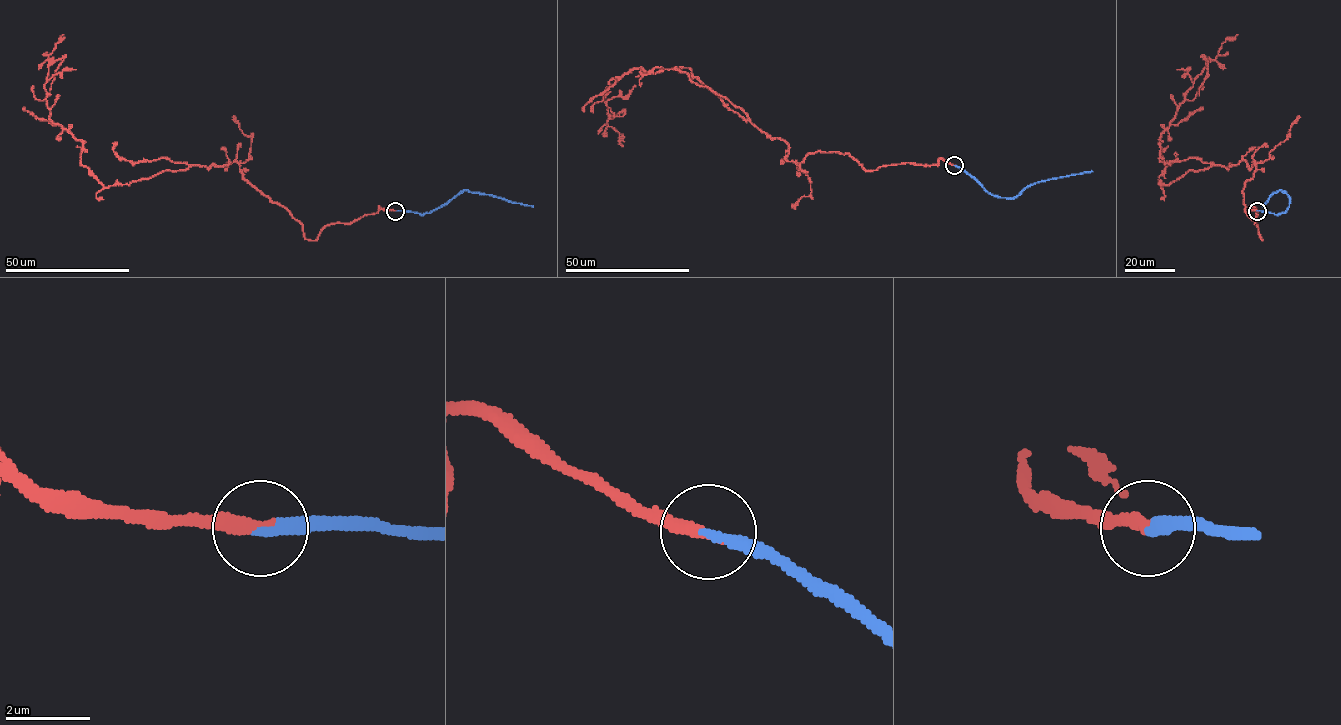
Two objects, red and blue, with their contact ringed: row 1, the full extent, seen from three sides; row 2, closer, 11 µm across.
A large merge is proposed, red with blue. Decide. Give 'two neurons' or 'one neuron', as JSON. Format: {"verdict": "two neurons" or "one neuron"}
{"verdict": "one neuron"}

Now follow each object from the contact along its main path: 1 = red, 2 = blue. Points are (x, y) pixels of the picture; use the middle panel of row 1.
1: (954, 165), (789, 162), (784, 140), (676, 69), (613, 78), (604, 101), (624, 113), (608, 108)
2: (954, 165), (994, 195), (1012, 198), (1041, 181), (1093, 171)

